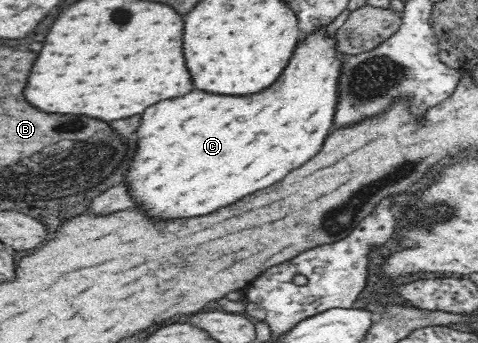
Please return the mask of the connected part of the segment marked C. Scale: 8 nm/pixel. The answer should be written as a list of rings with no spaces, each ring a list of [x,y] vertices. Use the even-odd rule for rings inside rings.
[[[318,26],[313,32],[302,33],[294,53],[288,62],[288,67],[280,73],[280,79],[276,79],[276,85],[270,85],[268,89],[264,89],[262,93],[254,93],[254,95],[244,95],[244,97],[234,97],[234,95],[216,95],[216,93],[204,93],[204,91],[190,91],[188,95],[184,97],[176,97],[176,99],[168,99],[168,101],[160,101],[152,107],[148,107],[144,113],[142,113],[142,123],[136,131],[136,143],[138,143],[138,149],[136,149],[136,155],[130,163],[130,169],[128,169],[128,175],[126,175],[126,181],[128,181],[128,187],[130,187],[130,195],[136,197],[136,201],[144,207],[144,209],[150,209],[148,213],[154,215],[154,217],[166,217],[166,219],[176,219],[176,217],[196,217],[196,215],[208,215],[220,207],[226,207],[226,205],[232,205],[234,201],[242,199],[244,195],[250,195],[254,191],[260,191],[260,189],[266,189],[270,185],[274,185],[276,181],[284,179],[292,169],[304,165],[306,161],[310,161],[316,153],[320,153],[326,137],[328,137],[328,131],[332,129],[332,123],[334,123],[334,115],[336,113],[336,105],[339,103],[338,99],[338,79],[340,79],[340,69],[342,69],[342,63],[344,63],[345,55],[342,52],[336,50],[336,38],[330,35],[326,35],[326,26]]]

